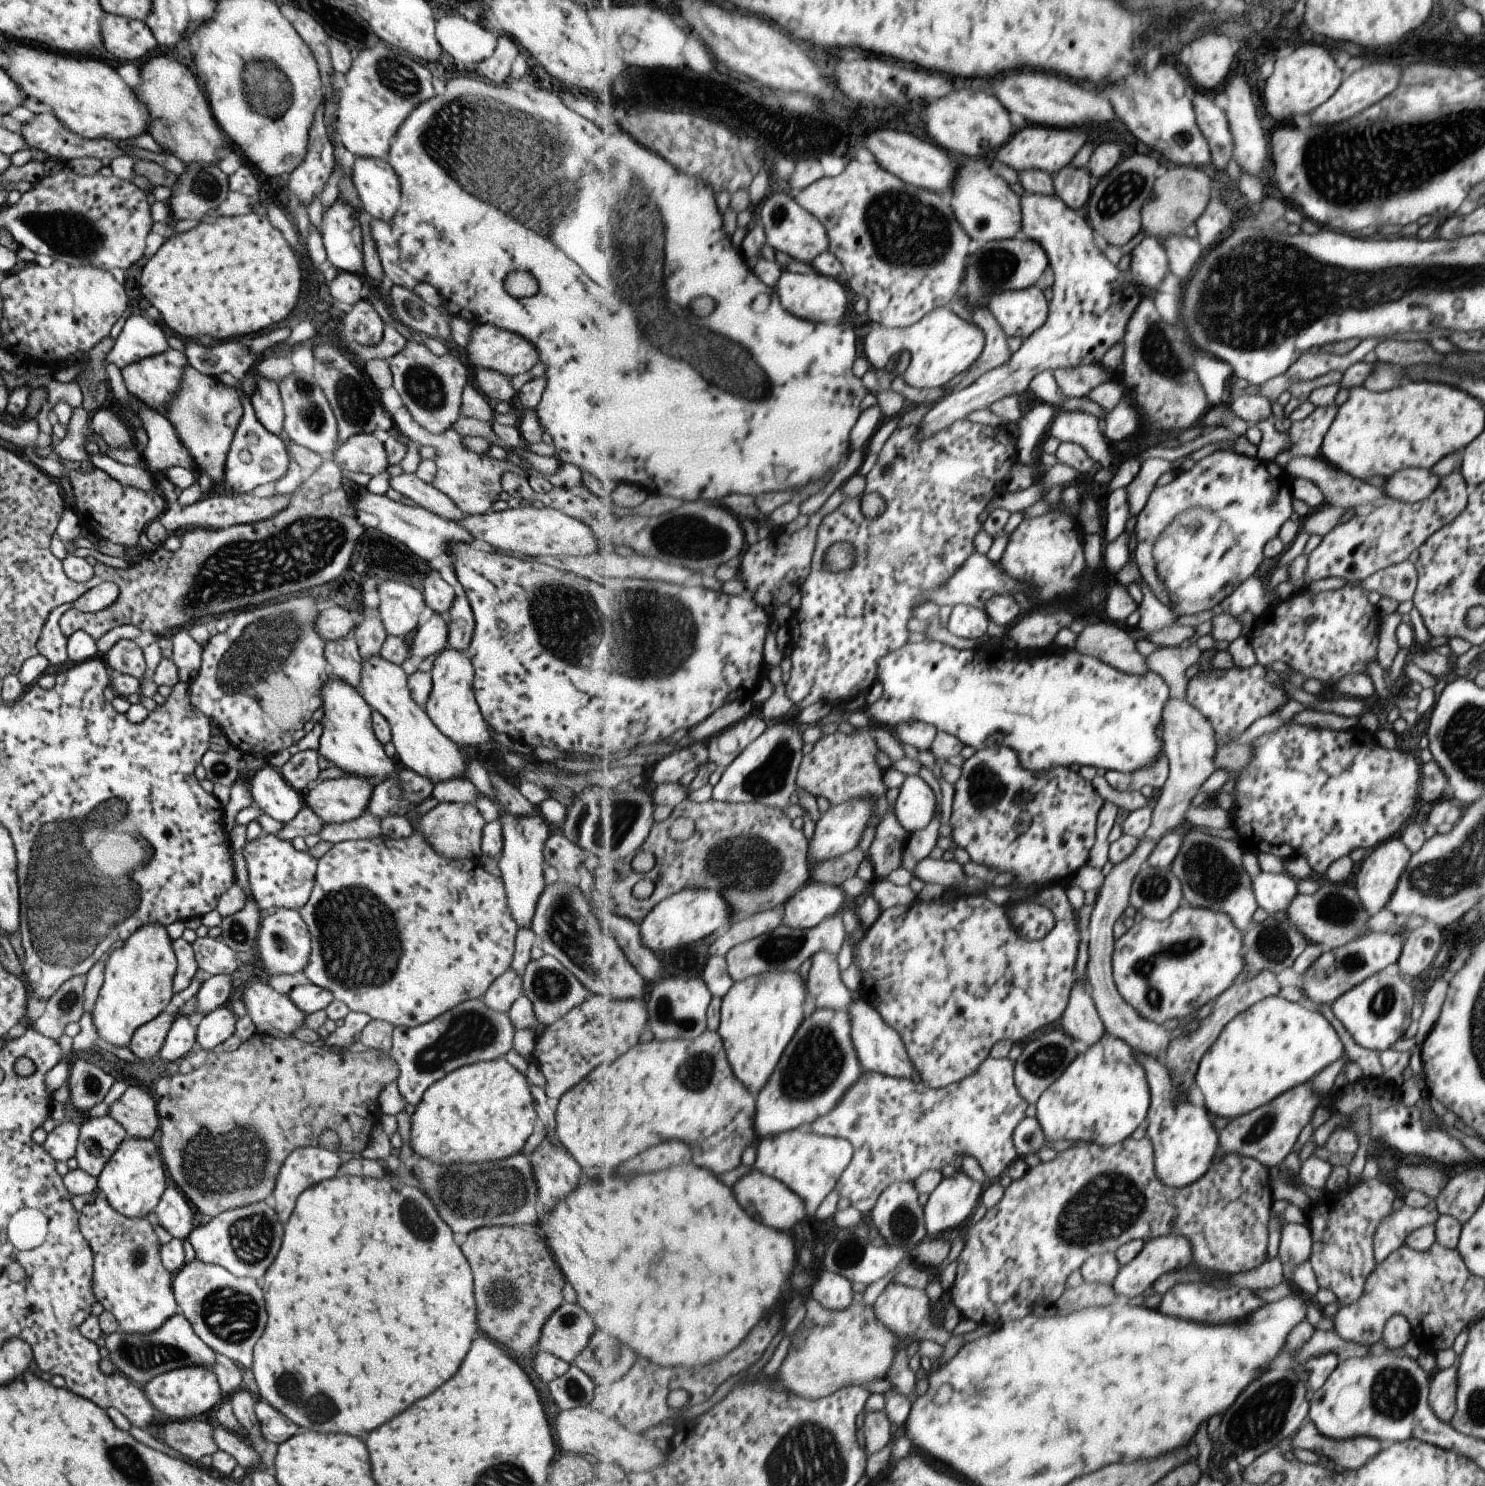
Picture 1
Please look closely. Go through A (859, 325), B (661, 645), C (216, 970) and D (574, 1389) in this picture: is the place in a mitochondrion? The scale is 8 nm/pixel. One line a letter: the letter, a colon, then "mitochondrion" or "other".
A: other
B: mitochondrion
C: other
D: mitochondrion

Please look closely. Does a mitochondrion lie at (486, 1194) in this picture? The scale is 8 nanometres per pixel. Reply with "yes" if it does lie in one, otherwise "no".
yes

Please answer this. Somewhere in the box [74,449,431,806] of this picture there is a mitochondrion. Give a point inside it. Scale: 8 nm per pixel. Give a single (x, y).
(255, 566)

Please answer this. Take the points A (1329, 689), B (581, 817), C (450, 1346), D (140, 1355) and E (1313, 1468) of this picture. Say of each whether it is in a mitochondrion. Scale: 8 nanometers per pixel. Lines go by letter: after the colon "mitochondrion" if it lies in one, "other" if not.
A: other
B: mitochondrion
C: other
D: mitochondrion
E: other

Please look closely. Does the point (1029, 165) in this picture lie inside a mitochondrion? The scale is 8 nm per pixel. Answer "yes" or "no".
no

